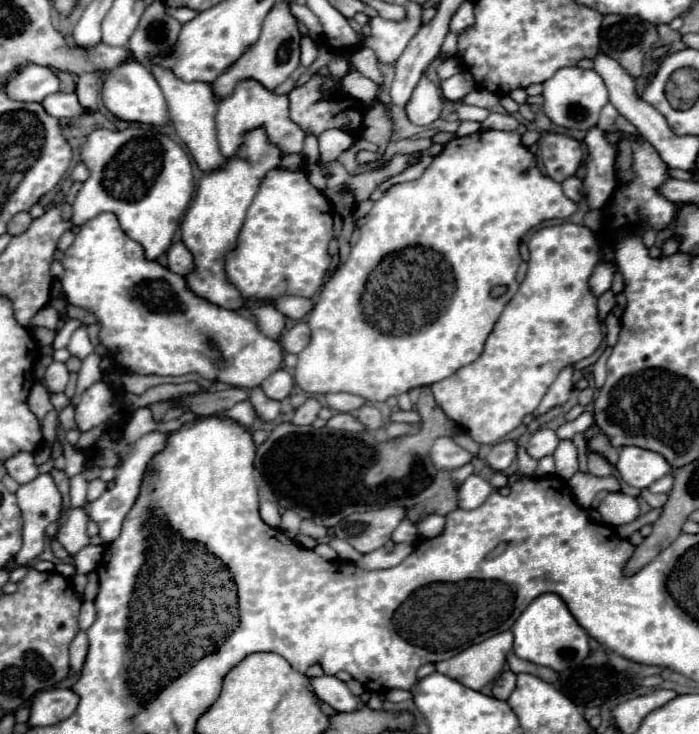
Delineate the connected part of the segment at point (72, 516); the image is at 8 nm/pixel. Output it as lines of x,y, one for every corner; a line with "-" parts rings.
70,509
68,521
58,529
58,539
64,545
64,549
70,553
70,557
74,557
82,547
90,545
86,523
88,515
84,513
84,509

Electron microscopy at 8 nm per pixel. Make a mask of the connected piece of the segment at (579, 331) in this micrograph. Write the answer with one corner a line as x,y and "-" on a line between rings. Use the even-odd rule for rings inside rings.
552,225
538,229
530,237
528,249
530,259
526,279
520,283
516,295
506,303
504,311
494,323
494,329
484,341
482,355
474,363
458,369
454,375
430,385
434,399
446,417
452,419
462,431
468,431
468,435
478,445
494,445
502,441
510,431
520,427
524,417
536,411
556,375
566,365
574,365
580,359
592,355
602,341
596,305
598,297
588,285
588,279
600,261
596,235
584,225

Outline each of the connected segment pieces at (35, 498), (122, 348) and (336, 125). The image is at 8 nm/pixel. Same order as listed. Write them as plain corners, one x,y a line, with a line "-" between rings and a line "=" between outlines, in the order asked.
38,475
34,481
20,485
16,491
24,517
24,545
14,557
16,567
34,561
46,547
46,527
60,515
60,491
52,475
=
102,213
94,221
88,221
84,227
78,229
74,243
66,249
62,265
66,269
62,277
64,297
72,305
90,309
98,317
102,325
100,341
108,351
114,351
116,363
130,369
130,373
198,373
212,381
254,389
270,375
270,371
278,371
282,365
284,355
278,341
262,335
256,323
250,321
246,315
216,307
206,299
196,297
190,289
186,289
186,281
182,275
170,273
156,261
146,261
142,247
122,233
118,219
112,213
=
312,75
310,81
306,81
300,87
294,87
288,95
290,99
290,119
306,133
306,135
314,135
318,137
322,131
328,129
342,129
346,133
352,133
354,137
360,135
362,131
362,121
364,121
364,107
360,101
344,97
344,101
340,99
324,99
324,83
326,77
324,75

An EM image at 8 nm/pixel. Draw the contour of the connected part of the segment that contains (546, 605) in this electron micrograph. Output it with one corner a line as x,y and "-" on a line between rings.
544,593
536,597
512,625
512,633
514,633
514,653
518,657
532,661
536,665
550,667
554,671
564,671
574,665
580,665
590,651
588,633
576,623
564,601
554,593

